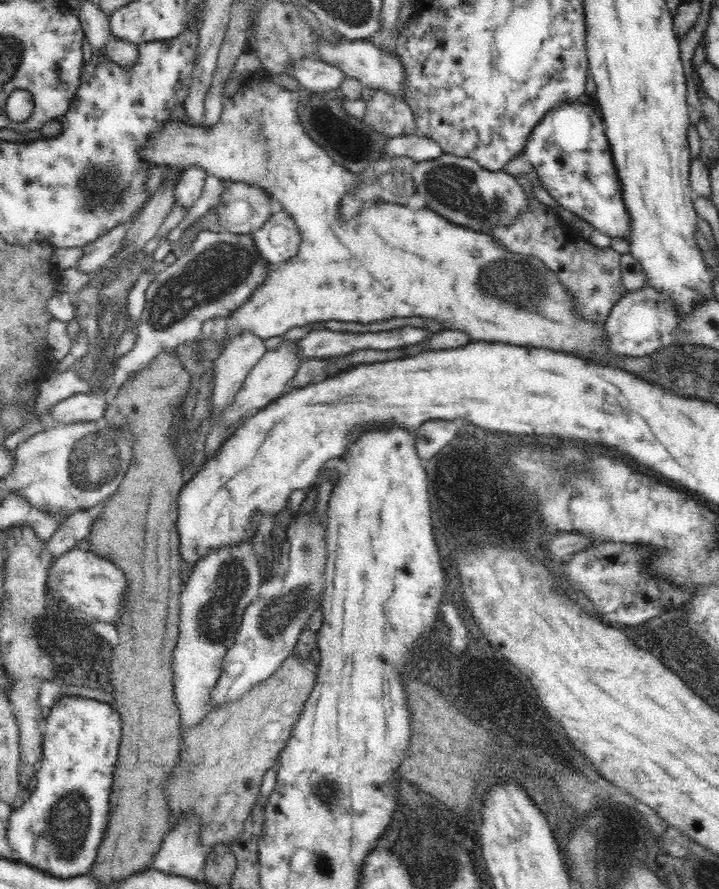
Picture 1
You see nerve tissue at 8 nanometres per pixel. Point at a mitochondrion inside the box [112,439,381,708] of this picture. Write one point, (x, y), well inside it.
(274, 618)

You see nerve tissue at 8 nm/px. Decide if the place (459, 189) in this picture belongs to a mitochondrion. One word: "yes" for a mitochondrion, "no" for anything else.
yes

